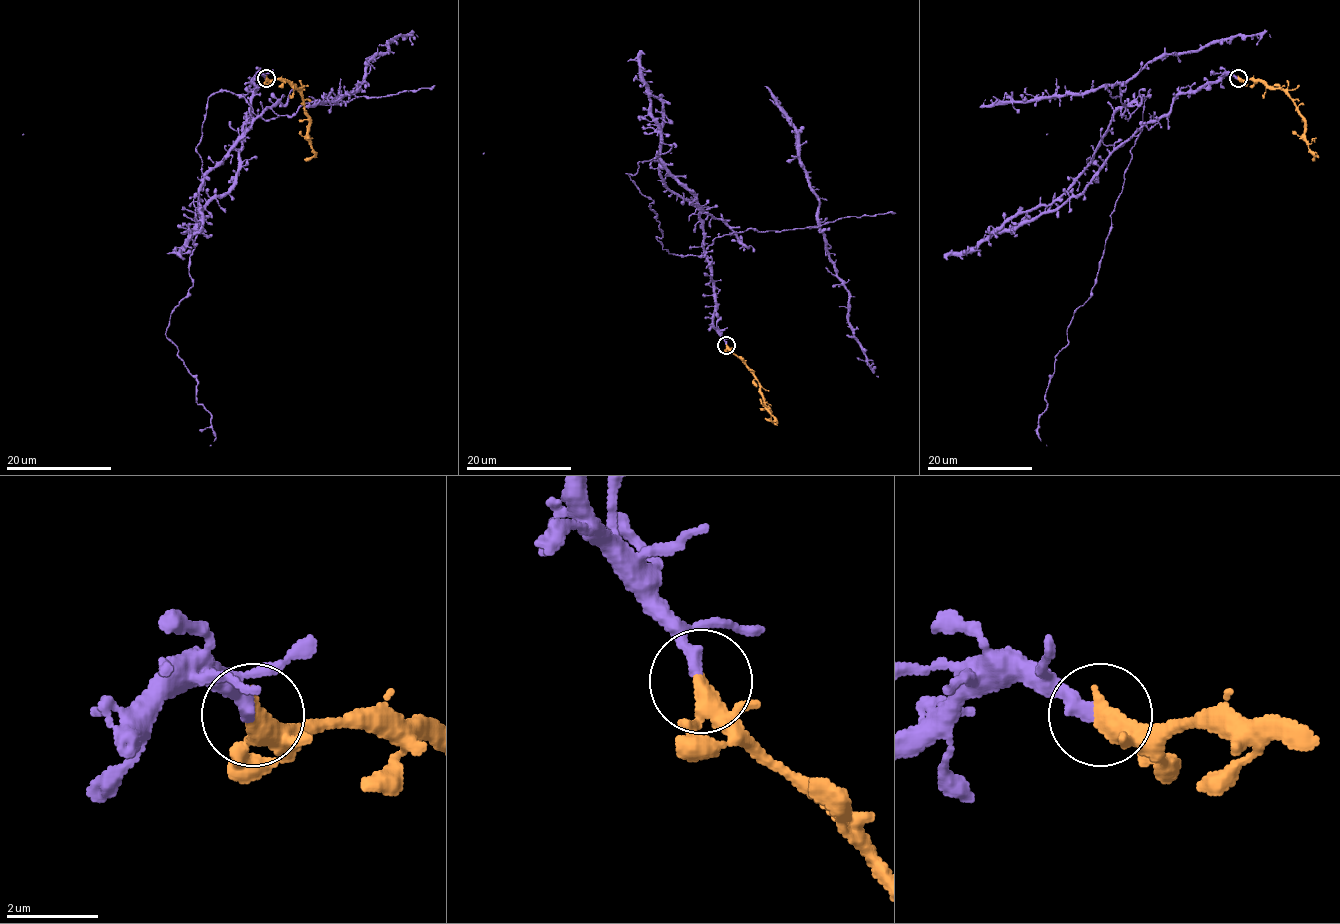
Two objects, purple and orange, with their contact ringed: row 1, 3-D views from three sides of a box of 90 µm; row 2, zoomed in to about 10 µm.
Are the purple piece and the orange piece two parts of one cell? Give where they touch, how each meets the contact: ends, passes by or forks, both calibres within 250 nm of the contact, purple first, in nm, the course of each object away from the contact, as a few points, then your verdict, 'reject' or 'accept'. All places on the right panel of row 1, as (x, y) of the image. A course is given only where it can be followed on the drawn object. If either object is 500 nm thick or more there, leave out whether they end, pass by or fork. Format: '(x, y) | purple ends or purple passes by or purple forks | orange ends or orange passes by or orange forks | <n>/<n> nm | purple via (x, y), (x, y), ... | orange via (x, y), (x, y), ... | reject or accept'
(1238, 78) | purple ends | orange passes by | 320/360 nm | purple via (1237, 79), (1181, 92), (1050, 206), (1149, 90), (1094, 286), (1055, 357), (1047, 445) | orange via (1239, 79), (1262, 80), (1281, 89), (1293, 101), (1303, 121), (1304, 142), (1314, 157), (1311, 159) | accept

